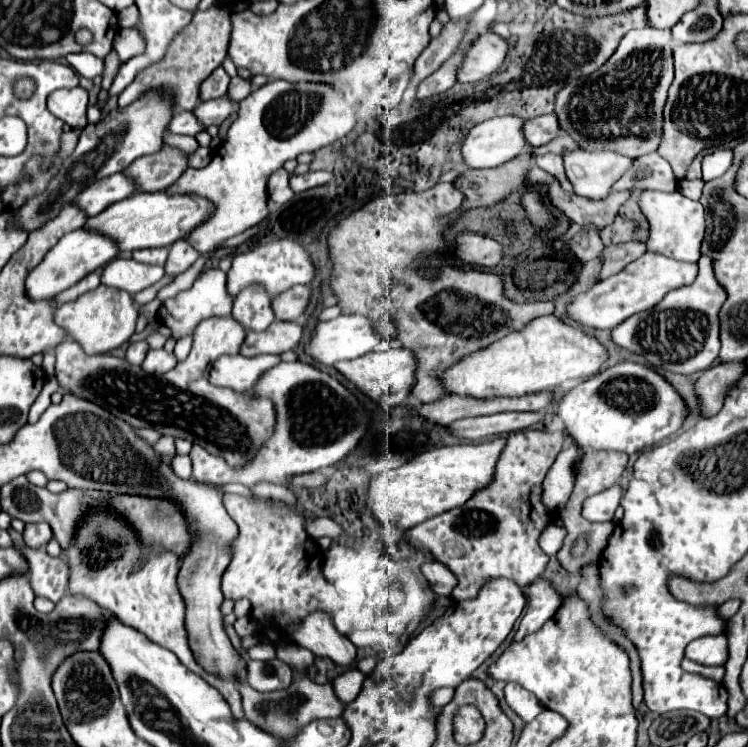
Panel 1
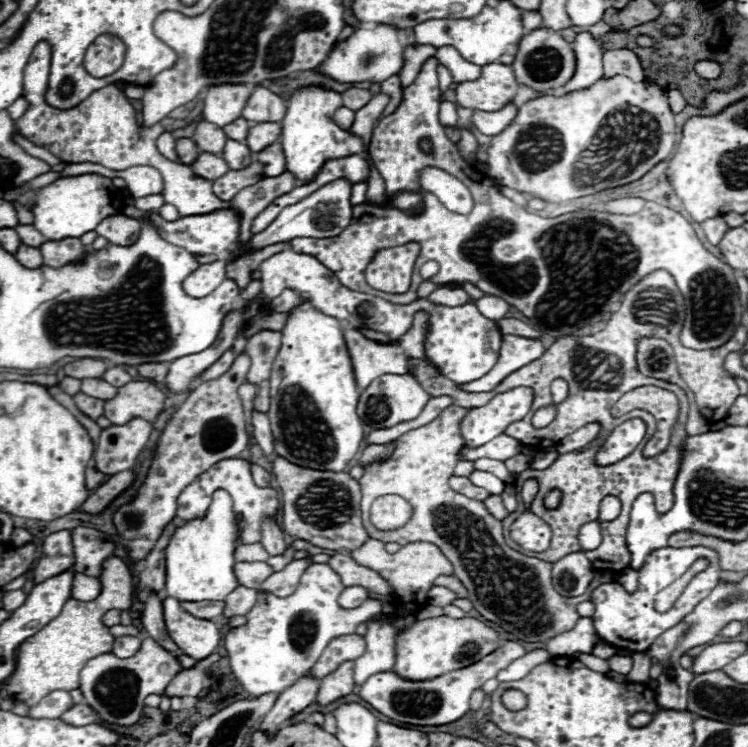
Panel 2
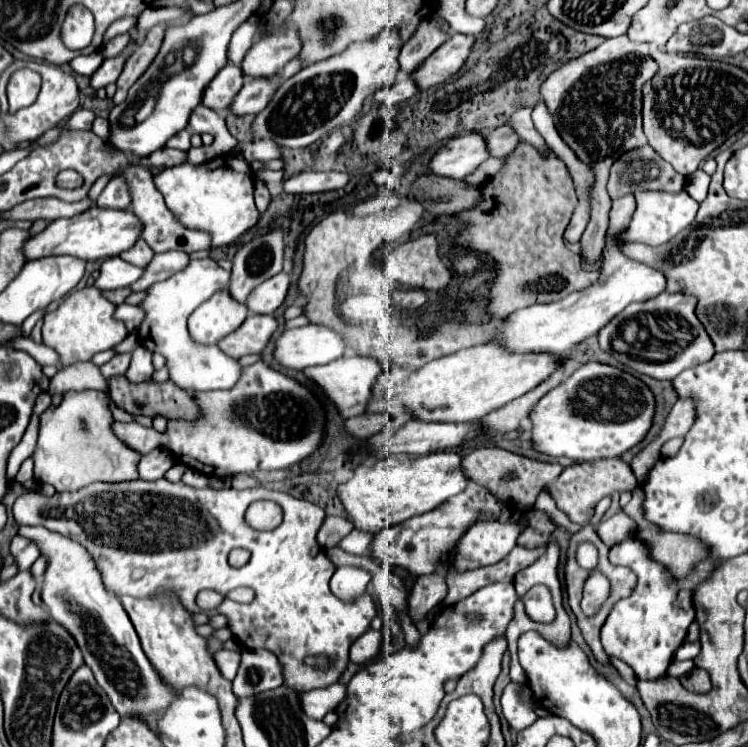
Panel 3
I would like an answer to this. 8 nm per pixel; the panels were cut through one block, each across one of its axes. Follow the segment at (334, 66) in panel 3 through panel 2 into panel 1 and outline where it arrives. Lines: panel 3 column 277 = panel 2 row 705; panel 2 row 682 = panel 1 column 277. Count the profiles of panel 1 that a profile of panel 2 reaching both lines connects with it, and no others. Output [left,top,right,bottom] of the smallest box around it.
[168,80,356,254]

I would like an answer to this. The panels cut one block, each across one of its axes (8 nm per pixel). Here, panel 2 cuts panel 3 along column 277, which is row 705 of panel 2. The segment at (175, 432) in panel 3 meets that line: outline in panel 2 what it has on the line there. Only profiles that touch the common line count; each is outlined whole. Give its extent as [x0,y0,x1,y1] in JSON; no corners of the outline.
[358,640,526,726]

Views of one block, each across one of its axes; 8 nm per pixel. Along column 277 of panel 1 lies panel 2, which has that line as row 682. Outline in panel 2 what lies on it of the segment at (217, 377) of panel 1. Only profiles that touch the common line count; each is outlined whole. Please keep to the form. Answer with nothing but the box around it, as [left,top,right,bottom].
[354,622,396,686]

